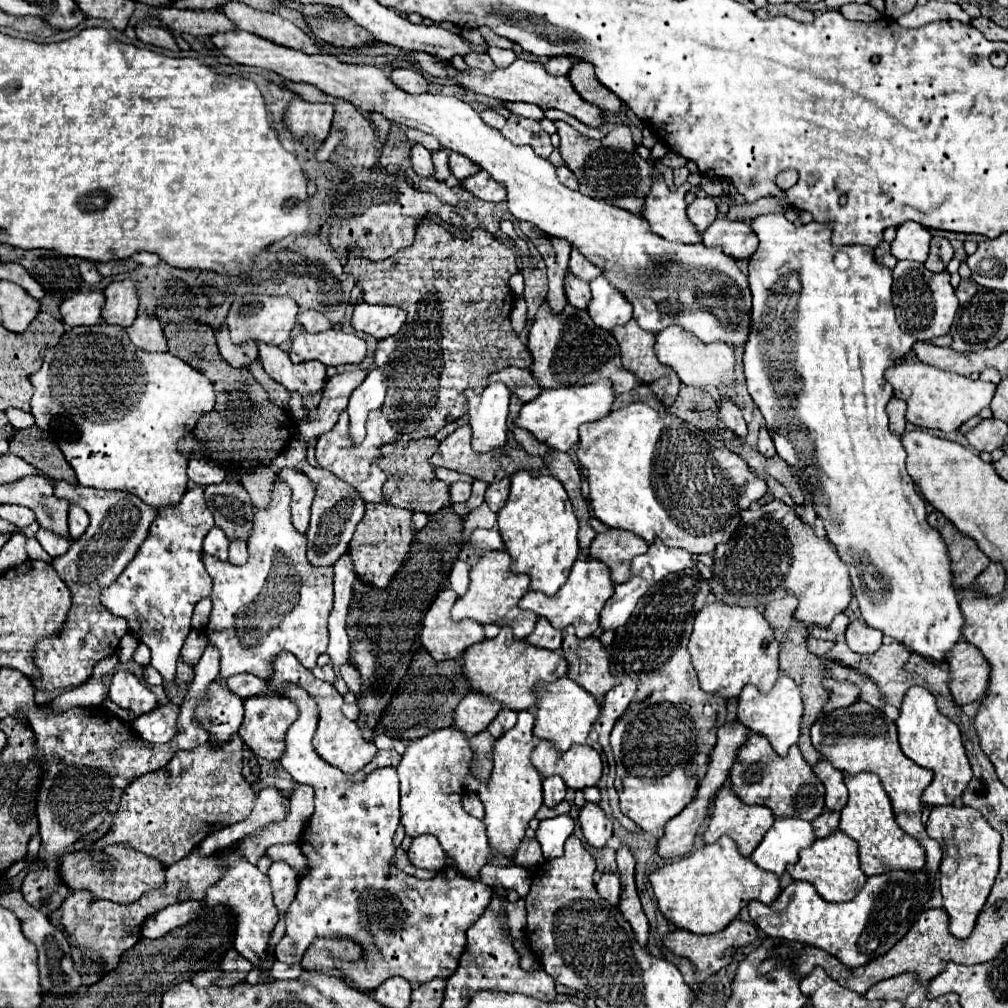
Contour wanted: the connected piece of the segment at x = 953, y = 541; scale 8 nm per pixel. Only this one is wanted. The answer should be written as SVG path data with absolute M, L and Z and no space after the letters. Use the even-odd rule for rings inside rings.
M933 511L927 521L939 529L943 541L947 543L947 549L949 549L949 557L951 557L951 563L953 563L953 575L955 575L955 587L961 589L961 587L969 587L977 575L991 563L989 557L977 547L977 543L963 535L961 531L957 531L957 527L953 523L949 523L945 519L943 513L939 511Z

